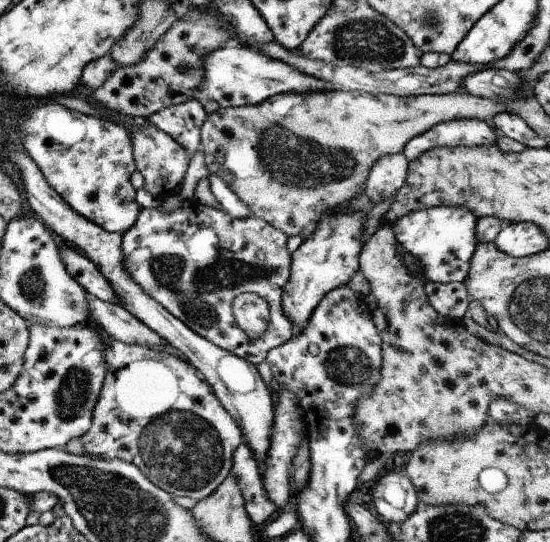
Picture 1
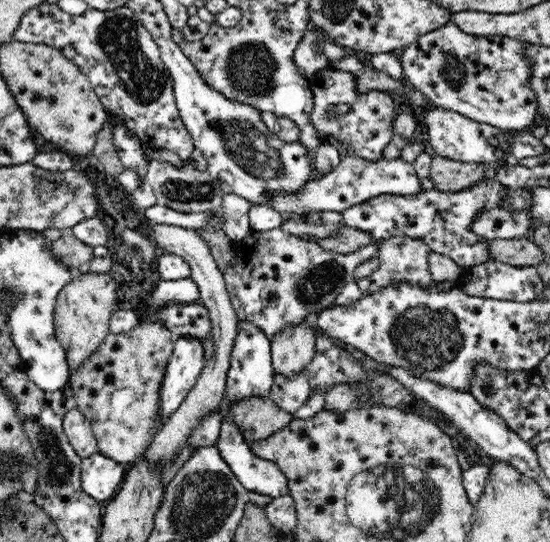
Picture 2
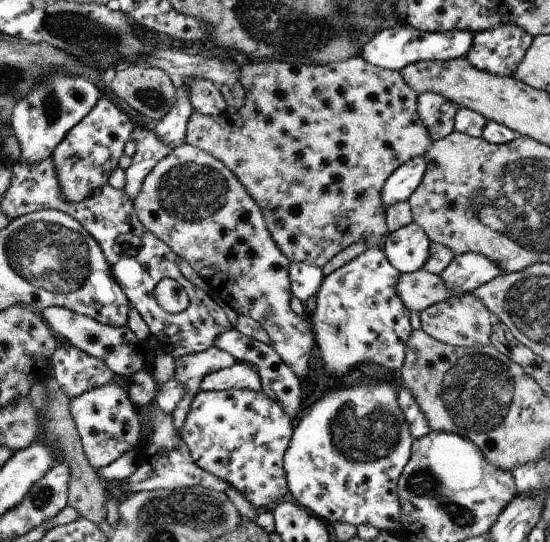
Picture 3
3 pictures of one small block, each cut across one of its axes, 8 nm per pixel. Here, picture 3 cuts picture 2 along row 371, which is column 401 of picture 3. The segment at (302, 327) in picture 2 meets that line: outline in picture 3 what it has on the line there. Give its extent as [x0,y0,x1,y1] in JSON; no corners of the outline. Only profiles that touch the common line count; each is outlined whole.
[396,269,459,312]

